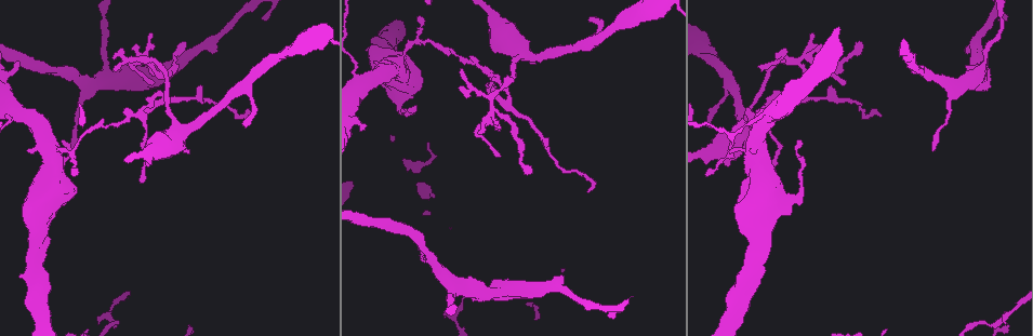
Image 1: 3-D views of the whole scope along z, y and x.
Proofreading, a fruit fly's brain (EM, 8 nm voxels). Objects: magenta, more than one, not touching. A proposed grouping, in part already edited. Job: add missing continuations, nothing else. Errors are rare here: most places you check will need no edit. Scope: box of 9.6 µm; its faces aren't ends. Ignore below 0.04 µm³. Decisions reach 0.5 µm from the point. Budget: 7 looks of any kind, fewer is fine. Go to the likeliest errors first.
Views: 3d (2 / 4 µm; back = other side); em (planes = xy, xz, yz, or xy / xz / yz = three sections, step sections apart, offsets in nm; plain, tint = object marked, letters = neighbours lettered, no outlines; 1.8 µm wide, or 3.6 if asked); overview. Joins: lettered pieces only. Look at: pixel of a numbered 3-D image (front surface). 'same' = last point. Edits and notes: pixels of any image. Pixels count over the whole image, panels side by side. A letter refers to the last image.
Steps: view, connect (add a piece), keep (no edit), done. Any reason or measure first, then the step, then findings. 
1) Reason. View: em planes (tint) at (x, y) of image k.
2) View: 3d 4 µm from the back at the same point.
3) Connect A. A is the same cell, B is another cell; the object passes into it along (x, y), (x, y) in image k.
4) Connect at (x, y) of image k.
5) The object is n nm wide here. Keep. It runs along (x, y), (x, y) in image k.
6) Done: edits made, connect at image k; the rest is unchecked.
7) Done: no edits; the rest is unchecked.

An open end. View: em planes (letters) at (244, 125) of image 1.

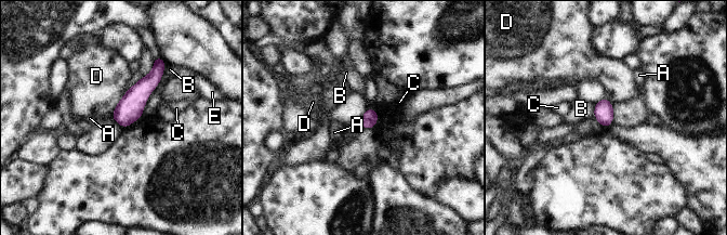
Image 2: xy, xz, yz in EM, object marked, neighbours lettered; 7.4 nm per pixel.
The object is 120 nm wide here. Keep. A, B, C, D and E are other cells; it runs along (158, 68), (124, 114), (123, 125) in image 2; no lettered piece goes on from it.

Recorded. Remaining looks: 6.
Tapers out. View: 3d 2 µm at (932, 148) of image 1.

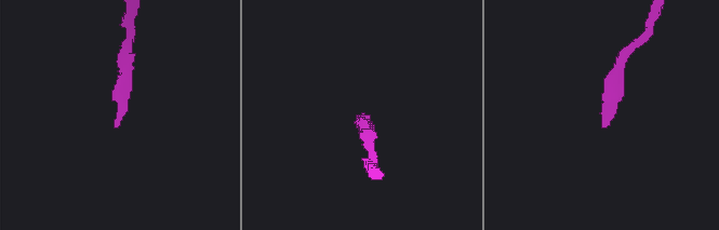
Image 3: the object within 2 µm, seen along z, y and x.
View: em xy step 4 (tint) at (356, 117) of image 3.

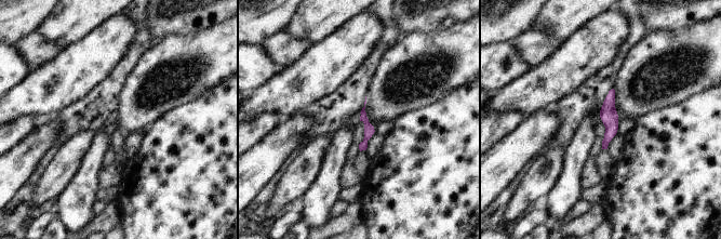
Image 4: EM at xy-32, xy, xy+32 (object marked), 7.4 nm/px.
Another direction. View: em planes (letters) at the same point.

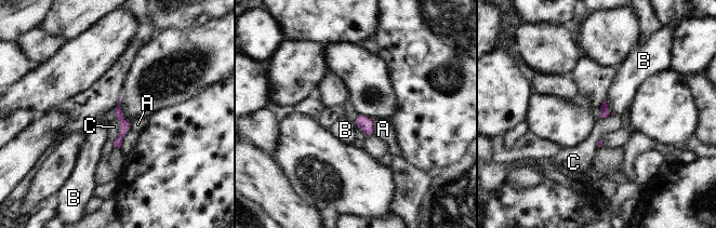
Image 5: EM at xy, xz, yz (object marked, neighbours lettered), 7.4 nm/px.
Keep. A, B and C are other cells; none of them fits.

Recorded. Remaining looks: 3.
View: em planes (letters) at (529, 171) of image 1.

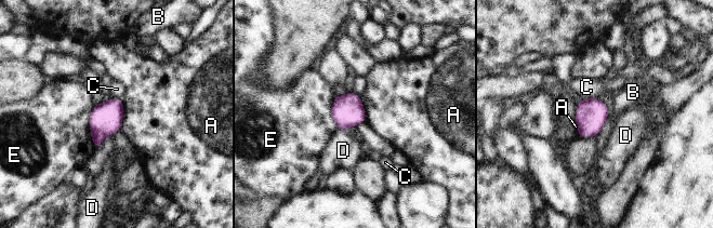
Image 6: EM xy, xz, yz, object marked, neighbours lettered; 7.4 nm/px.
The object is 220 nm wide here. Keep. A, B, C, D and E are other cells; a border runs along (121, 98), (122, 121), (119, 128) in image 6; none of them fits.

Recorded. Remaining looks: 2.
Done: no edits; the rest is unchecked.

